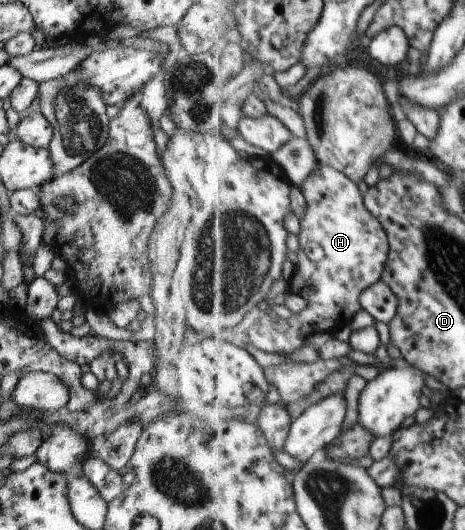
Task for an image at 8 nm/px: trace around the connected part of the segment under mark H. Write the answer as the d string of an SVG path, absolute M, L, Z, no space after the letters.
M318 165L311 176L305 180L303 194L307 200L307 212L300 221L299 246L296 251L298 261L295 267L290 267L288 281L290 292L300 295L307 303L304 311L295 313L289 320L279 319L275 322L267 310L253 308L247 316L227 333L227 338L237 346L245 348L245 344L261 350L261 352L274 354L291 354L297 348L306 344L305 340L319 332L335 334L349 322L353 316L362 309L360 296L369 286L383 279L385 268L387 268L390 242L388 233L380 220L373 216L372 212L365 206L364 196L359 186L347 178L340 170L335 170L329 165Z

